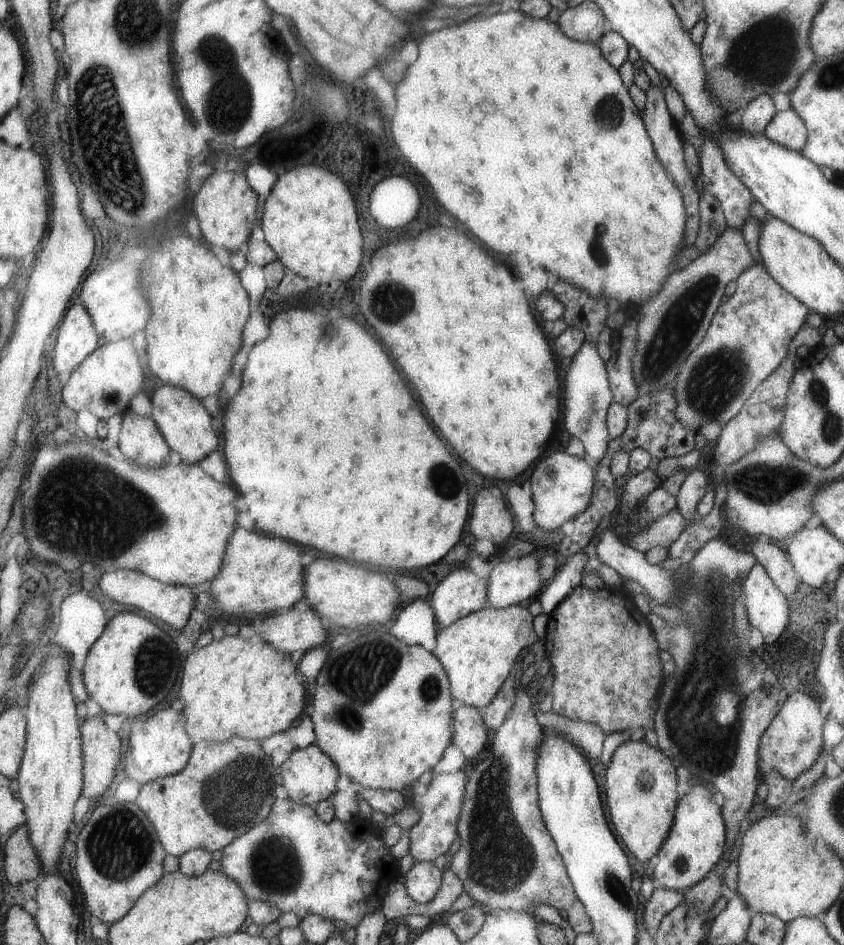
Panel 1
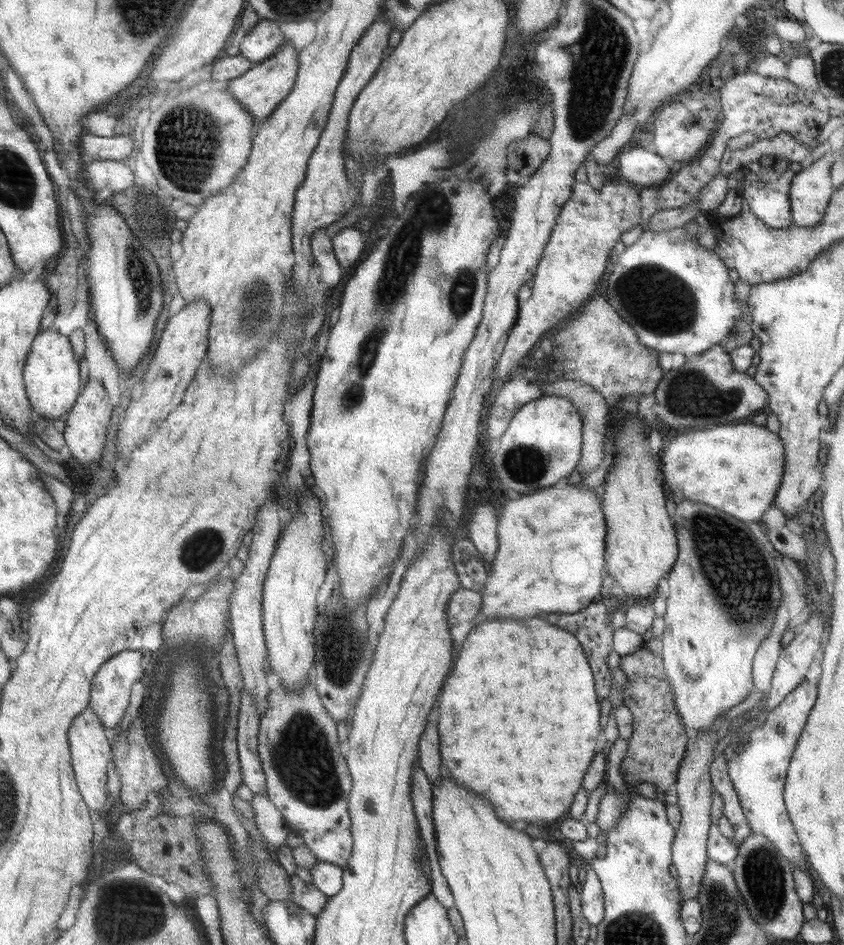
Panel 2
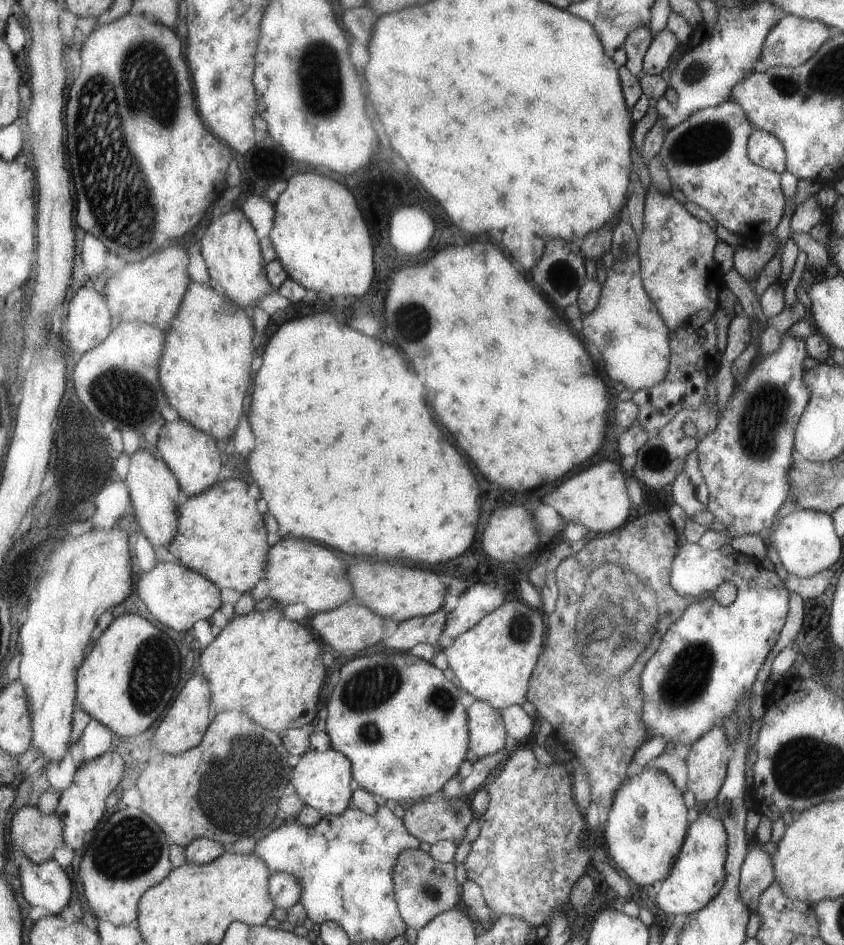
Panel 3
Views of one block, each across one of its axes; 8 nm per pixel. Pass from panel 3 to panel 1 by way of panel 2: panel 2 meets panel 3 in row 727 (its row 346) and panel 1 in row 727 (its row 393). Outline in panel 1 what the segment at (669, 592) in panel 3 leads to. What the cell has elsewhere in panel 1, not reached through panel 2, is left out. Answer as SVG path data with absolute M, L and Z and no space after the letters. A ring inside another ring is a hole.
M577 586L571 596L567 596L549 616L549 626L545 634L547 658L555 670L555 686L551 690L553 696L553 712L565 716L573 722L585 722L599 726L605 736L631 732L643 732L655 728L655 712L659 712L659 692L661 680L661 660L659 660L659 642L655 642L655 630L651 630L651 622L637 608L633 596L621 588L611 590L589 590L585 586Z

